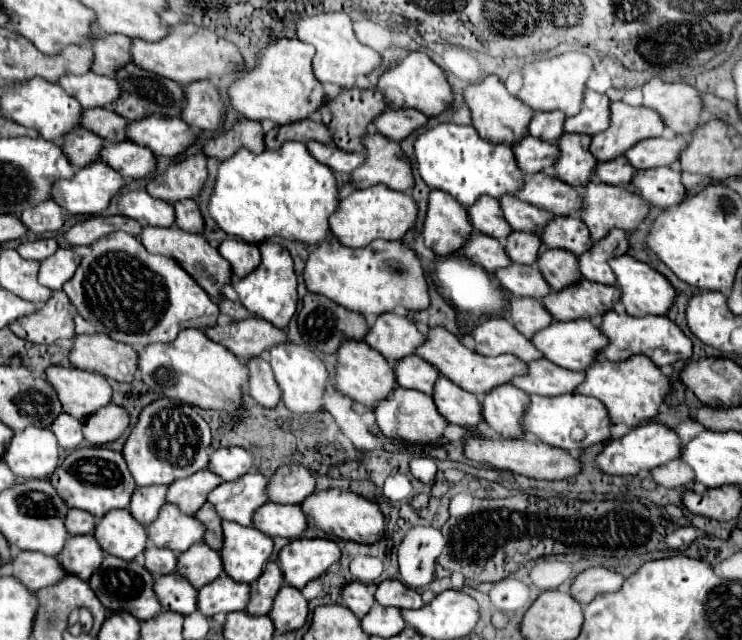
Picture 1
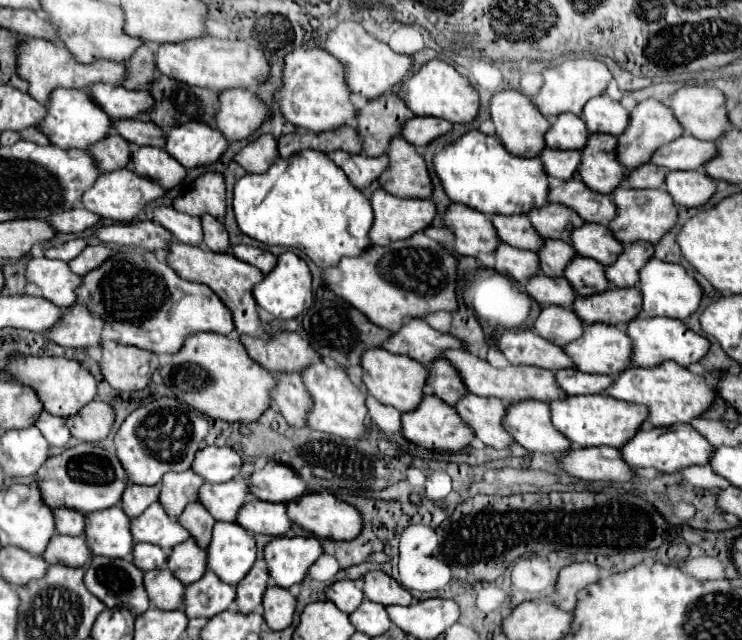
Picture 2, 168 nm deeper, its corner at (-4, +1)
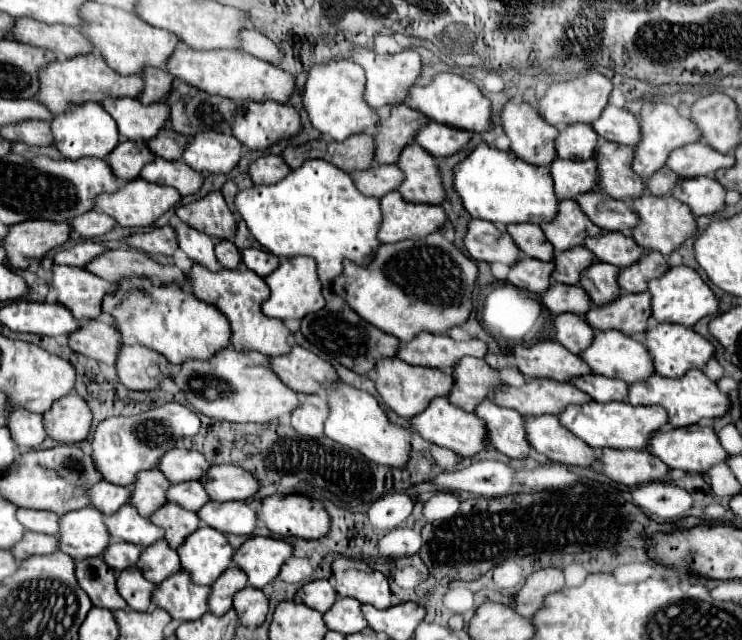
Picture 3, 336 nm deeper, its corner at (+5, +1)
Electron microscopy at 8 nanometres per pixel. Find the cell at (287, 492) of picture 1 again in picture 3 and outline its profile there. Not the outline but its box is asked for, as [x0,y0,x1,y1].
[199,465,259,503]

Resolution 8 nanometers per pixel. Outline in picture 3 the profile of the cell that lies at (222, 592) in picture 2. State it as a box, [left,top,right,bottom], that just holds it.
[151,571,209,621]

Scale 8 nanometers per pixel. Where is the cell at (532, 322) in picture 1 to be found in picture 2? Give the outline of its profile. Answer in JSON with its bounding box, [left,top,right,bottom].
[534,305,582,345]

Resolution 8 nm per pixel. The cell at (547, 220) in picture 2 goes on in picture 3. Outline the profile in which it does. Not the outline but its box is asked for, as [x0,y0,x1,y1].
[541,201,603,251]

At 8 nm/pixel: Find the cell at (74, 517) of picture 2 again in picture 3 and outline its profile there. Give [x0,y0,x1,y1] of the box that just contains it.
[17,509,59,535]

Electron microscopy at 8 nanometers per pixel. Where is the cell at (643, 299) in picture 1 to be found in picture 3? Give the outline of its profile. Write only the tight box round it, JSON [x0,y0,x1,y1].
[649,267,719,327]

